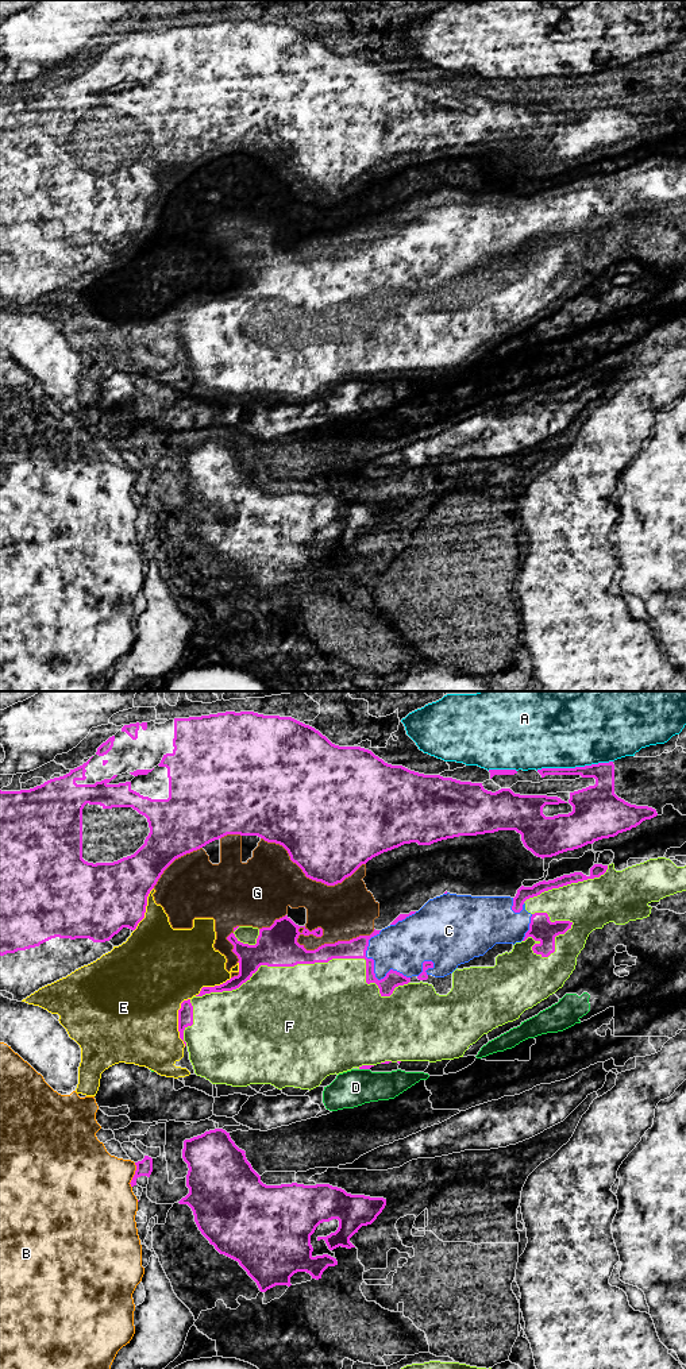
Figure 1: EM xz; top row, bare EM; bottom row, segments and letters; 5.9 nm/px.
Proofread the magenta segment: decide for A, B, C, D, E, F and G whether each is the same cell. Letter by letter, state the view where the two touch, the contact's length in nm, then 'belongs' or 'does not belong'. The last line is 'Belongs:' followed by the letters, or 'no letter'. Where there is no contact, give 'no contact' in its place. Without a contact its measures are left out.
A: xz | 460 nm | does not belong
B: xz | 150 nm | does not belong
C: xz | 340 nm | does not belong
D: xz | 60 nm | does not belong
E: xz | 280 nm | does not belong
F: xz | 1250 nm | does not belong
G: xz | 480 nm | does not belong
Belongs: no letter

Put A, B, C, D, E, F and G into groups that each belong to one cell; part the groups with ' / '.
A / B / C F / D / E G

